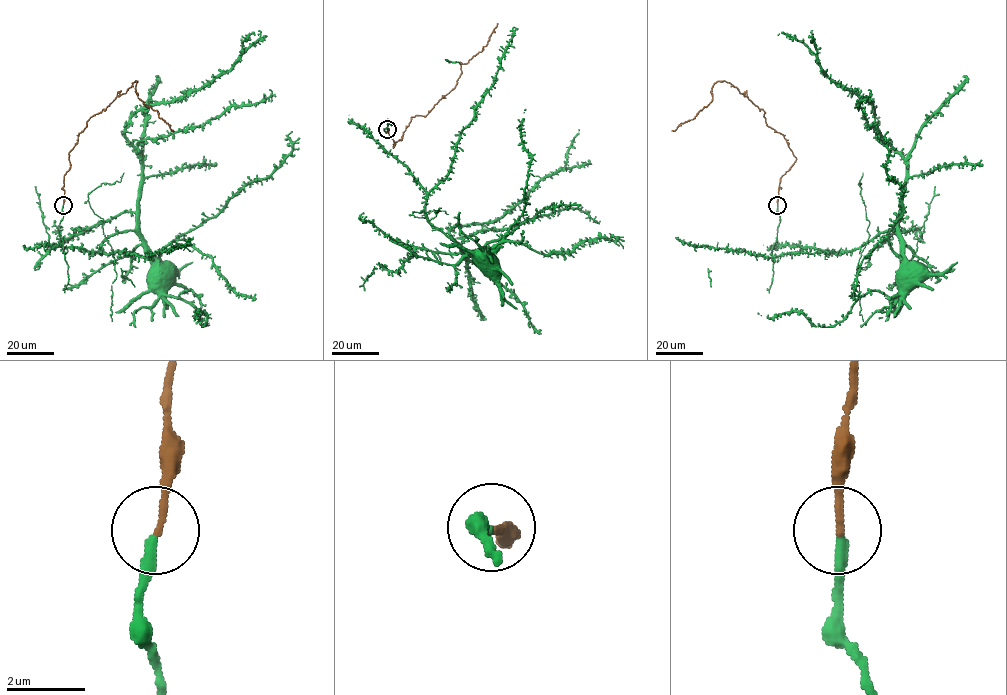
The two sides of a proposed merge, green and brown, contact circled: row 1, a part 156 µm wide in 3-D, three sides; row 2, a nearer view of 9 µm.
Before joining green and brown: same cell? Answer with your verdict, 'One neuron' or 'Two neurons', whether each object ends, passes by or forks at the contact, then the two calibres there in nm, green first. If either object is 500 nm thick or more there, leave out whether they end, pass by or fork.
One neuron. At the ring green ends. At the ring brown ends. Thickness 280 nm (green) against 170 nm

